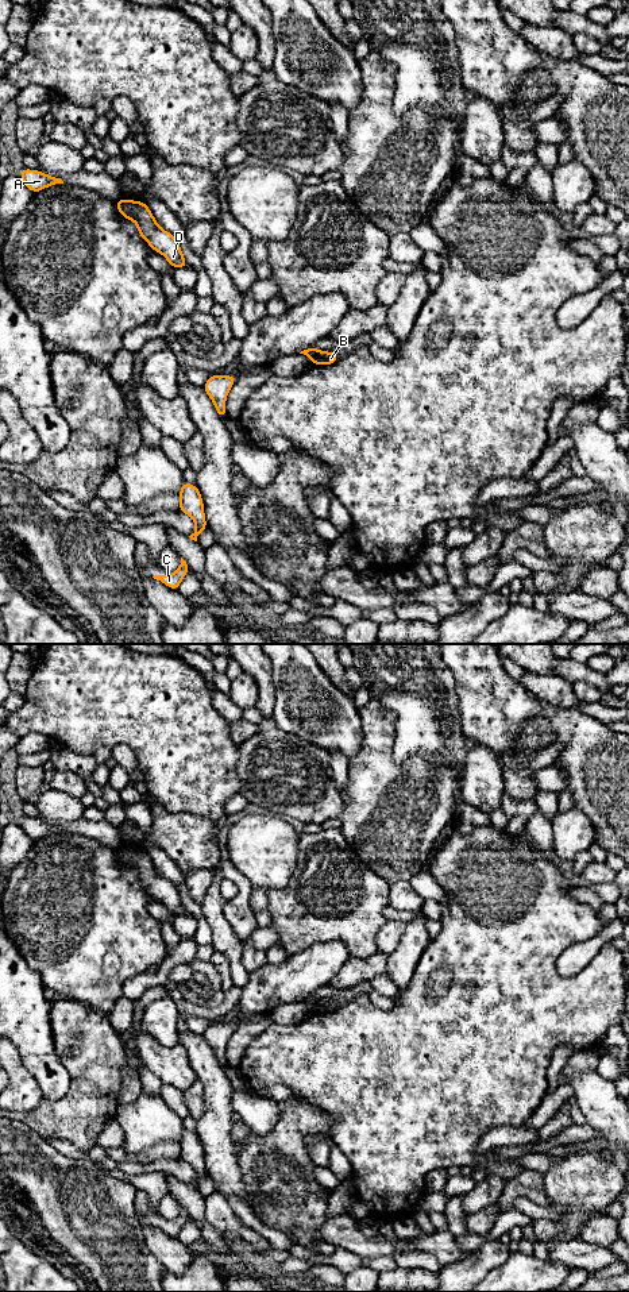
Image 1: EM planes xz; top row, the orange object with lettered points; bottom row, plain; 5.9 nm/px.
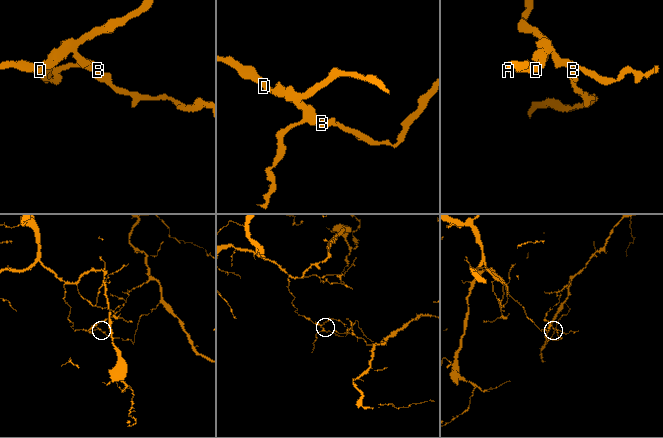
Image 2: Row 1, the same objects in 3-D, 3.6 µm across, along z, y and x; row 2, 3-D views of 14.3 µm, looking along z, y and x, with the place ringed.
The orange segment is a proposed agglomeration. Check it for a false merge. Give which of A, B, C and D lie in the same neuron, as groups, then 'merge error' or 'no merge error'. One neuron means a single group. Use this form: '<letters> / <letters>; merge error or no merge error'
A C D / B; merge error

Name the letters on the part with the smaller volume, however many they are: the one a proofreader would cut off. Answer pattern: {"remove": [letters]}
{"remove": ["B"]}

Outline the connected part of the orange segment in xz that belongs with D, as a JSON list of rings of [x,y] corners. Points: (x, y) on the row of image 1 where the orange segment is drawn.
[[[127,198],[115,203],[121,216],[135,221],[139,235],[154,251],[161,252],[174,269],[189,266],[175,236],[157,224],[157,220],[144,203]]]

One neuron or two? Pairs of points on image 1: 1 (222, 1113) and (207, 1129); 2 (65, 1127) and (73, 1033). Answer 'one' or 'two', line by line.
1: one
2: one

